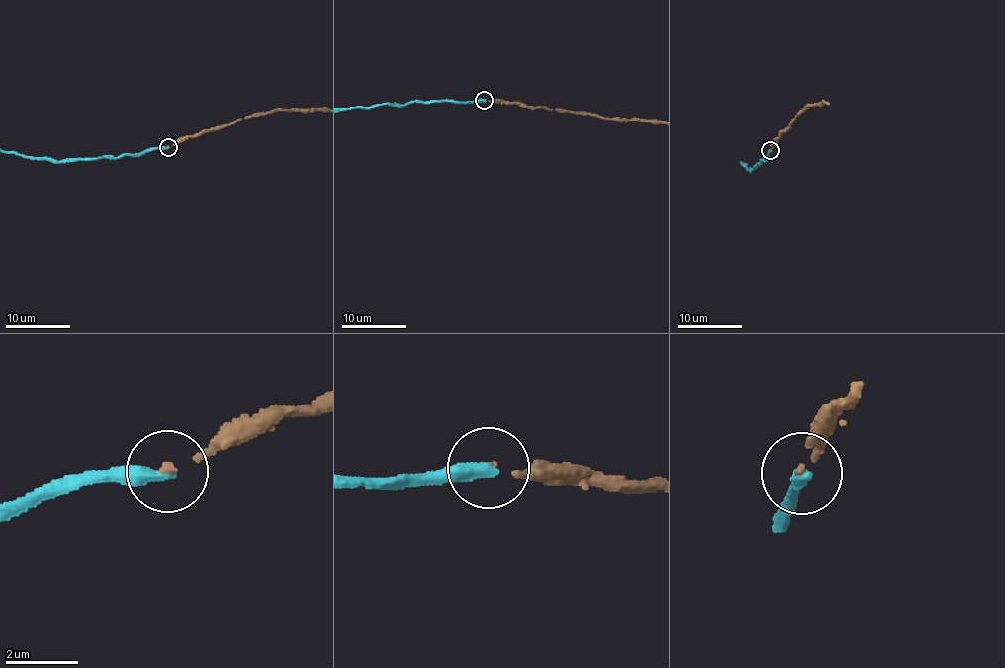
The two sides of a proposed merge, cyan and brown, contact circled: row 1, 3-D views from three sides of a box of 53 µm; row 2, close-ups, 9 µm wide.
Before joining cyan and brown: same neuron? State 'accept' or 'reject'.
reject

